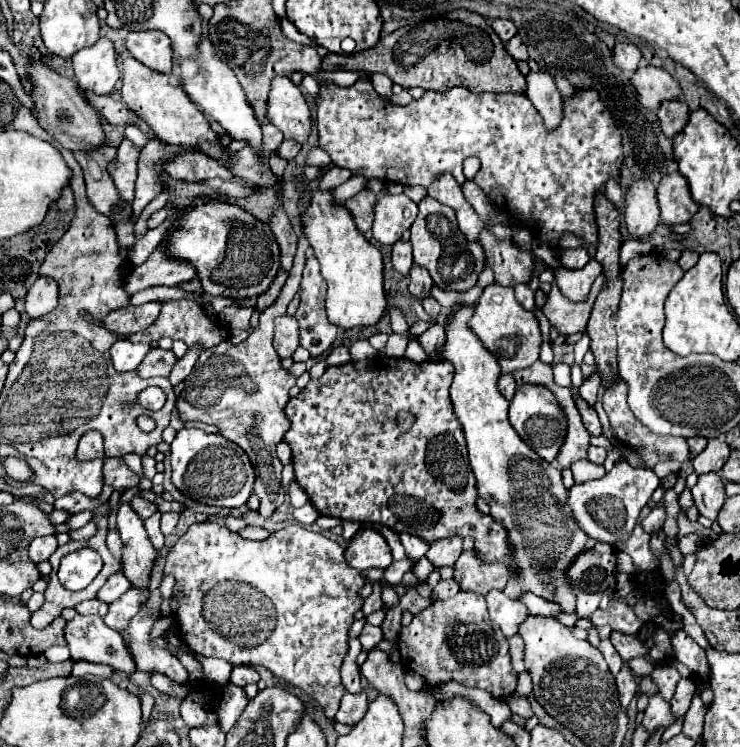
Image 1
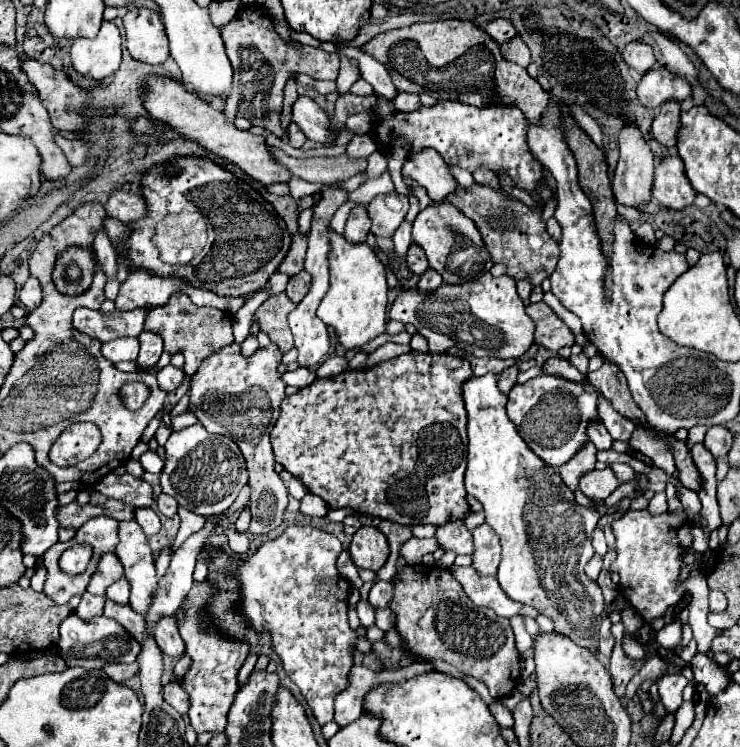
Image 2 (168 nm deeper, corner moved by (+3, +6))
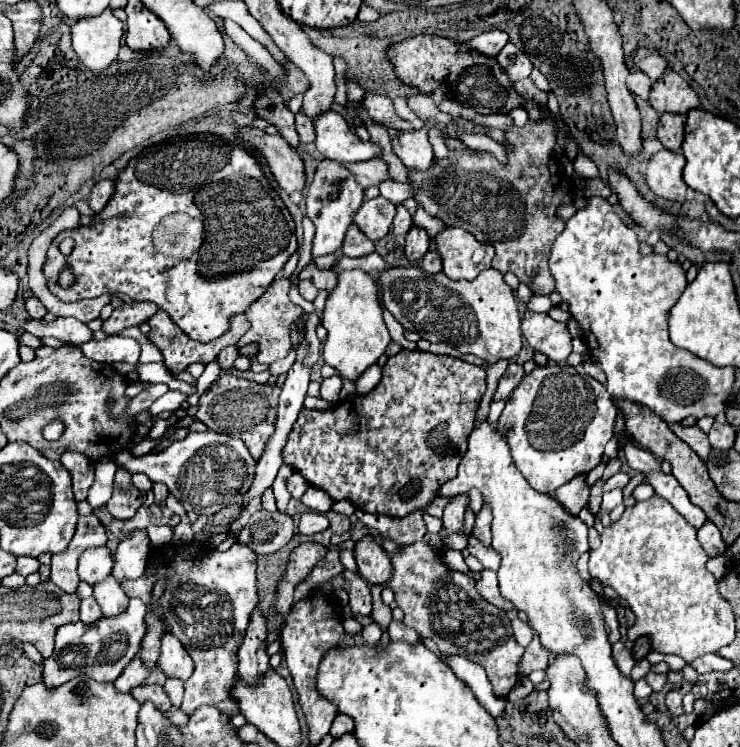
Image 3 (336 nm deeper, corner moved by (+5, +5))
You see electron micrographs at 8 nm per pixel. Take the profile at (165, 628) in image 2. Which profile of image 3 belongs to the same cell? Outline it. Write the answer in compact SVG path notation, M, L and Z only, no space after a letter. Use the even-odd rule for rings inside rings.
M166 633L162 639L162 651L160 651L158 667L168 677L180 677L184 681L192 675L192 669L194 669L192 659L186 653L186 649L182 647L182 643L178 641L178 637L174 637L172 633Z

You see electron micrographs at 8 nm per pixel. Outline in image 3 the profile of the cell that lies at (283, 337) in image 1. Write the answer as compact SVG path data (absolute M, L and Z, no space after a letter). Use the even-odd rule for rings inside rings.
M276 277L274 283L268 287L268 291L256 299L248 311L244 313L246 319L250 321L250 329L248 333L238 341L238 345L248 345L248 343L258 343L258 357L256 361L258 363L274 363L282 357L288 355L288 351L292 349L292 337L290 337L290 325L304 313L302 307L294 305L288 297L288 291L290 291L290 279L284 279L284 277Z

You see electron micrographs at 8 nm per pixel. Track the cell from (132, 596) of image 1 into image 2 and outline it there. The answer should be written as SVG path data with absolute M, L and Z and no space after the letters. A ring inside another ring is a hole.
M124 576L106 590L106 596L110 600L118 602L118 604L126 604L128 602L128 582L124 582Z

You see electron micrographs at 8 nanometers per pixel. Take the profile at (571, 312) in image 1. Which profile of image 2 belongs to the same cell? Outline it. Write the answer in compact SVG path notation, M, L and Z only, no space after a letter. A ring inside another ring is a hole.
M546 302L528 304L526 312L536 322L536 332L534 332L534 342L536 344L540 344L540 346L544 346L548 350L560 350L564 346L572 346L574 344L574 334L554 314L554 310Z

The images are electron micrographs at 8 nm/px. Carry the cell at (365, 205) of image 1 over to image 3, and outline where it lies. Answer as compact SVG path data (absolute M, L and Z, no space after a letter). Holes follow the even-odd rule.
M354 223L348 227L348 233L344 237L344 245L342 245L342 253L346 257L362 257L374 251L374 243L358 229L354 227Z

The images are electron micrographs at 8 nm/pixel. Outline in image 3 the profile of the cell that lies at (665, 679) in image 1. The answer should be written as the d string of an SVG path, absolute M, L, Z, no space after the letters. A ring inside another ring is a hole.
M676 687L666 693L664 703L666 703L666 707L668 707L668 711L670 711L672 715L682 715L682 713L684 713L684 711L682 711L682 693L680 693Z

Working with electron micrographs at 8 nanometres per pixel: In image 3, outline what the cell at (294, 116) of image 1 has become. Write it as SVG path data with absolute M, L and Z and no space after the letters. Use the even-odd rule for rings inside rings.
M328 109L314 117L314 129L316 129L316 149L326 157L340 163L354 163L354 161L366 161L378 157L380 149L372 145L370 141L362 141L358 135L350 131L350 125L346 119Z

